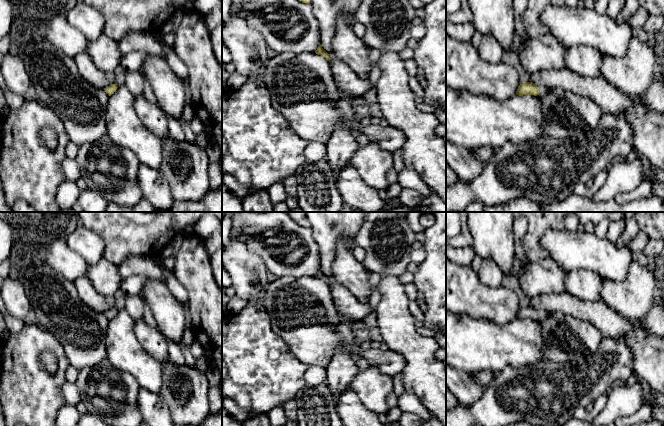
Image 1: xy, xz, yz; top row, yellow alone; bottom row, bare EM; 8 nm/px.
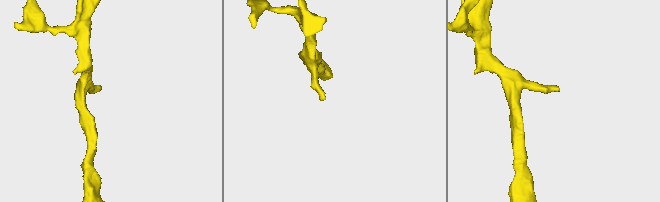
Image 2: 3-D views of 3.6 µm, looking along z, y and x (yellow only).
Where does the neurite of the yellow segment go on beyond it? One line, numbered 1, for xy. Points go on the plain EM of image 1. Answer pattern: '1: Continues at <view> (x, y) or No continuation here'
1: No continuation here

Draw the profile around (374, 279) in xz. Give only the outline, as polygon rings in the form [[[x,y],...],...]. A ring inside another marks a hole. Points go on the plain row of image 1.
[[[368,271],[368,277],[370,286],[376,288],[380,282],[381,276],[378,275],[377,273]]]

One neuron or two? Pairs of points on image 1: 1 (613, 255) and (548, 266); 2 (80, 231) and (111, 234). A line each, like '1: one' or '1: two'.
1: two
2: two

